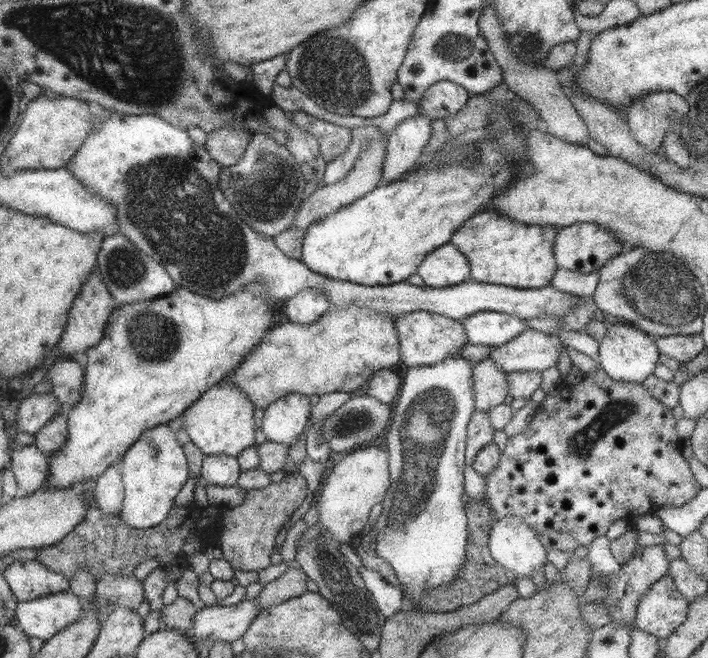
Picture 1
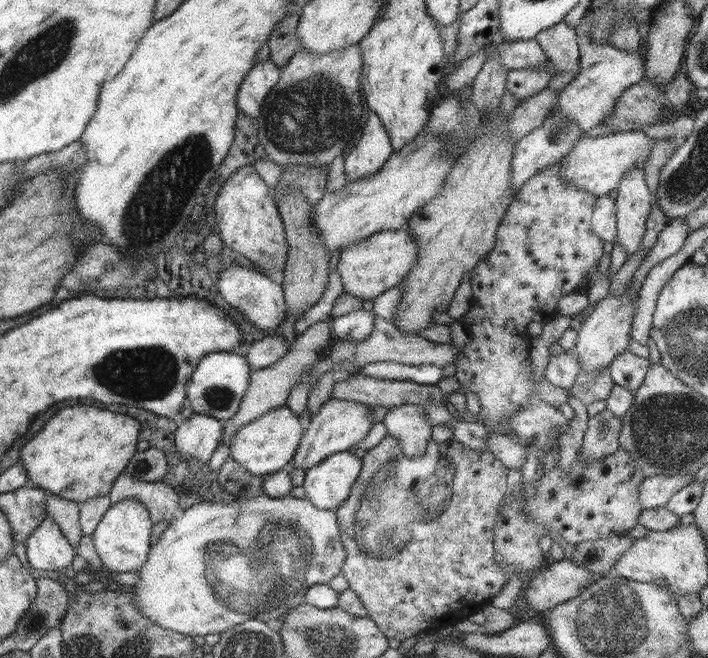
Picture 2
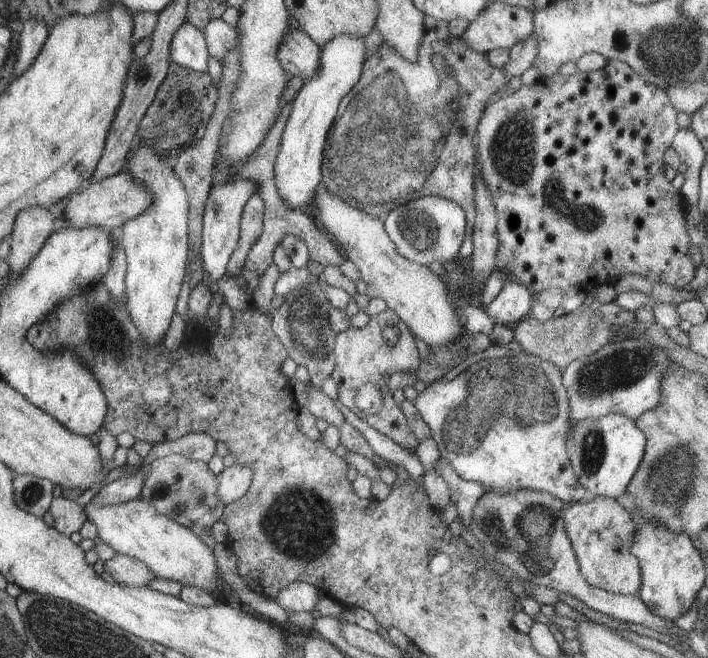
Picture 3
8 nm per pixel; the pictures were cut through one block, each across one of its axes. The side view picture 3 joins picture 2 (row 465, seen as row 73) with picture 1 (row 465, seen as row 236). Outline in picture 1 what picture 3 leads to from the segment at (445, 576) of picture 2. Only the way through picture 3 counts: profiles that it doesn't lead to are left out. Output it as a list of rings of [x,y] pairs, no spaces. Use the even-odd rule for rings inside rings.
[[[474,410],[466,428],[466,445],[464,448],[464,464],[472,466],[476,452],[492,442],[494,430],[487,411]]]

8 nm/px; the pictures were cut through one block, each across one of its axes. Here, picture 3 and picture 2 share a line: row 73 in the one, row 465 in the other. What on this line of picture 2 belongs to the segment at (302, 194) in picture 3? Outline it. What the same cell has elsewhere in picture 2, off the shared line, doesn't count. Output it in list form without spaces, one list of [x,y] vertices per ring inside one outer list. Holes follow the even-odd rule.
[[[350,451],[335,452],[303,473],[304,496],[315,508],[336,509],[349,494],[362,461]]]

